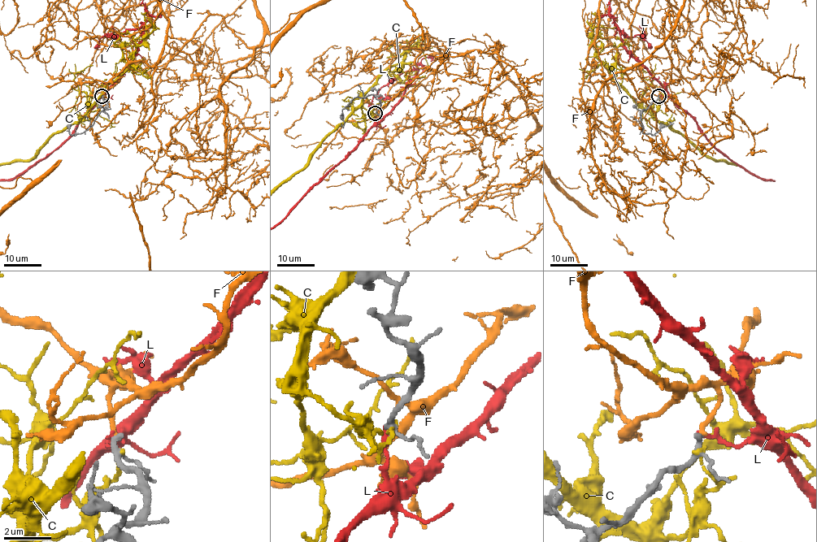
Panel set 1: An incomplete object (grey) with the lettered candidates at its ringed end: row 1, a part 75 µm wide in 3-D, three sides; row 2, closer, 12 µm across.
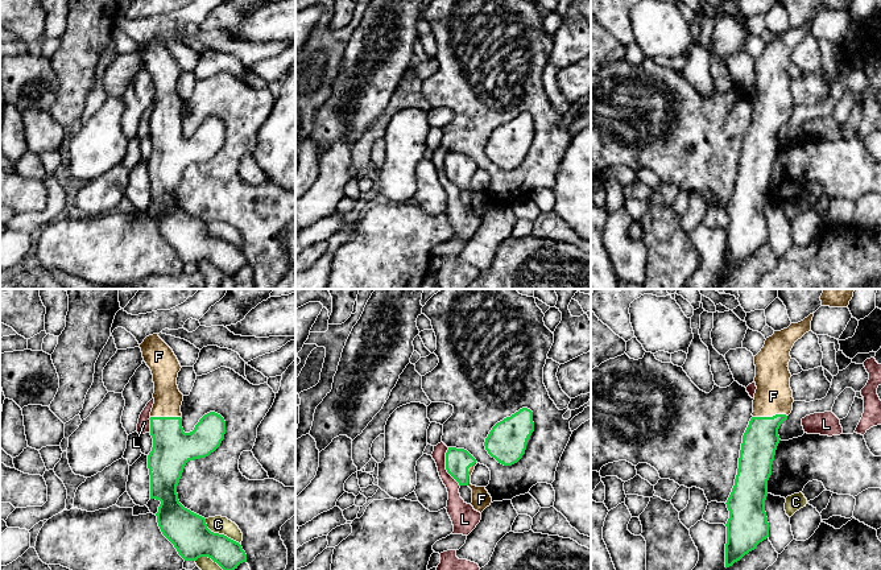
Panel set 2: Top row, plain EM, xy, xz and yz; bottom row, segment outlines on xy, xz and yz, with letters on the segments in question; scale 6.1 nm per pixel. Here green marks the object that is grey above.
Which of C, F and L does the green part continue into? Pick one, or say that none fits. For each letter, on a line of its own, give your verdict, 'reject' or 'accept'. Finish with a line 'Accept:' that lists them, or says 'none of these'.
C: reject
F: accept
L: reject
Accept: F

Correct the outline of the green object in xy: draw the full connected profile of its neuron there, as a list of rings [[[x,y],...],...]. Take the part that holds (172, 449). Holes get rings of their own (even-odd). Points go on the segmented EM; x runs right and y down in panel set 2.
[[[158,334],[146,336],[140,348],[144,362],[152,371],[154,383],[154,404],[149,418],[153,447],[148,455],[148,468],[150,475],[150,499],[161,501],[156,513],[158,526],[185,561],[208,557],[223,570],[235,570],[240,563],[247,562],[247,554],[241,545],[224,534],[211,532],[207,528],[206,519],[185,508],[179,503],[177,493],[177,486],[186,463],[206,458],[220,446],[226,434],[226,421],[220,414],[210,412],[199,420],[193,431],[185,433],[181,418],[183,395],[177,385],[178,372],[182,367],[177,356]]]

